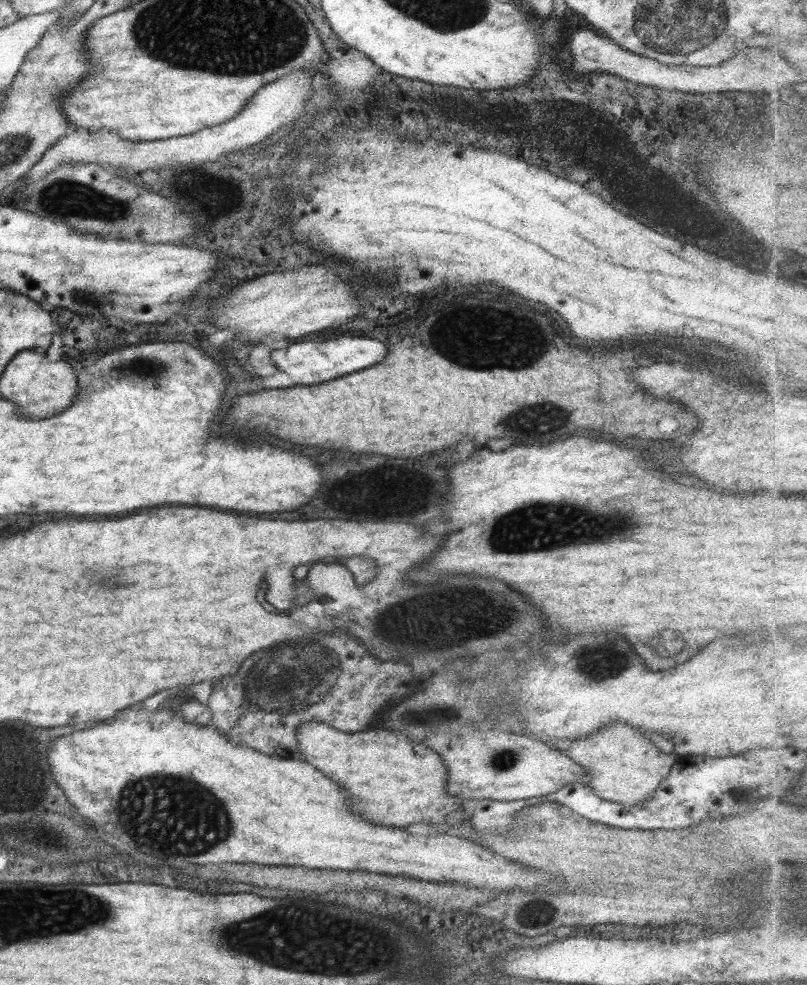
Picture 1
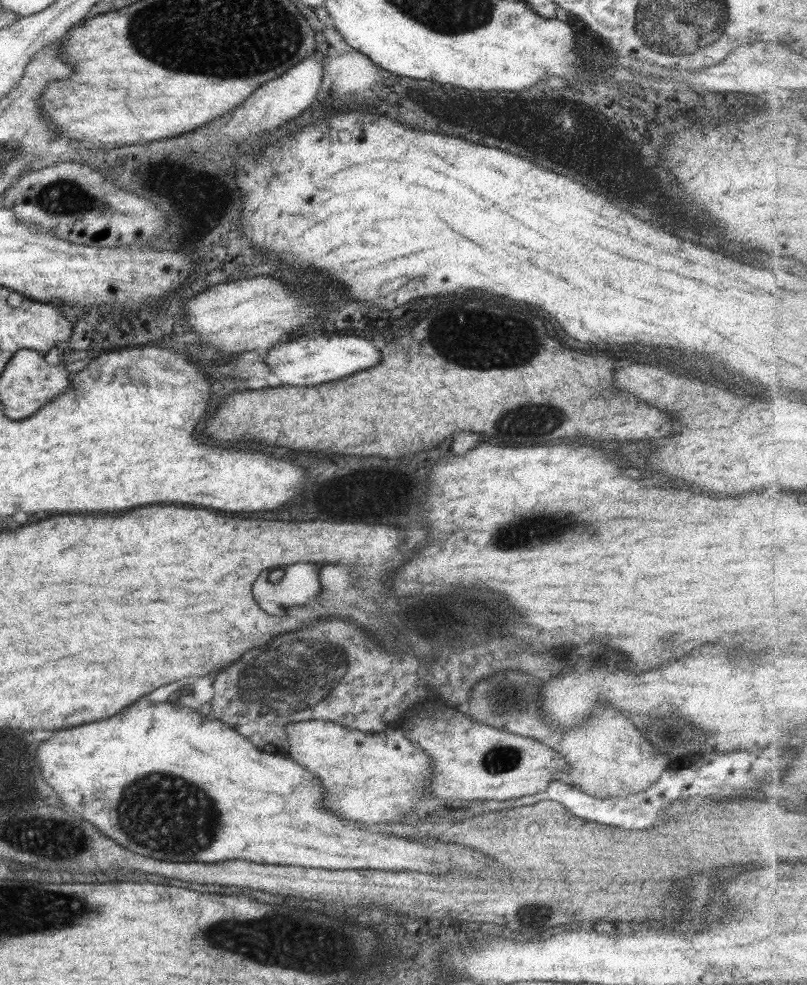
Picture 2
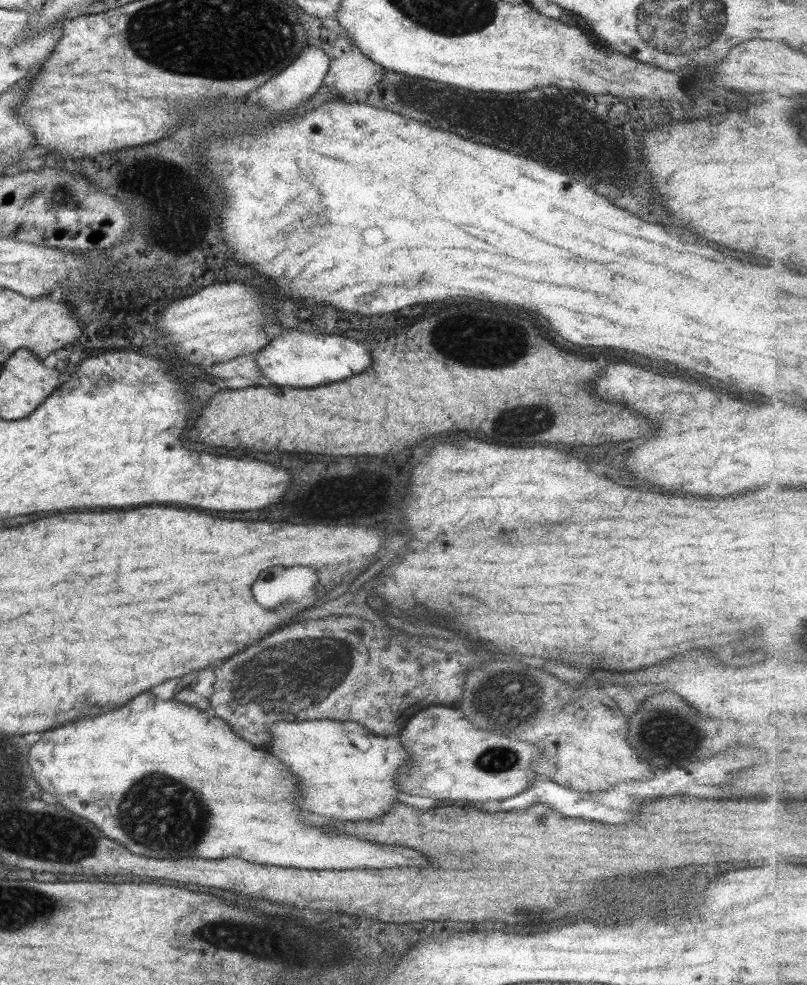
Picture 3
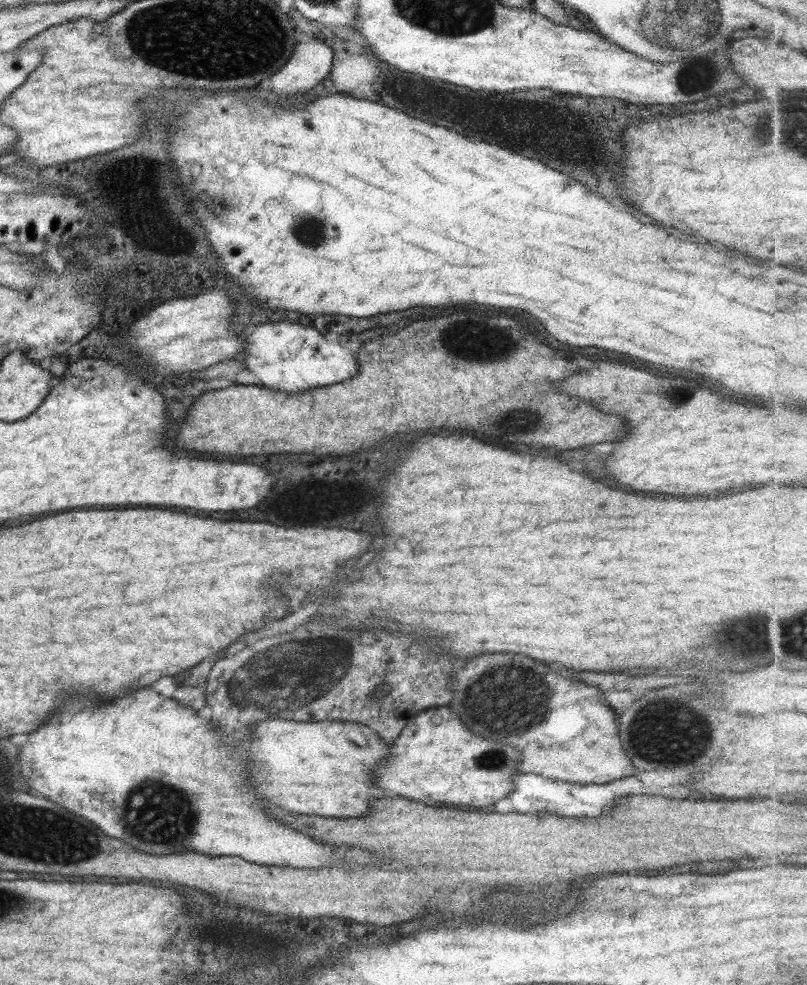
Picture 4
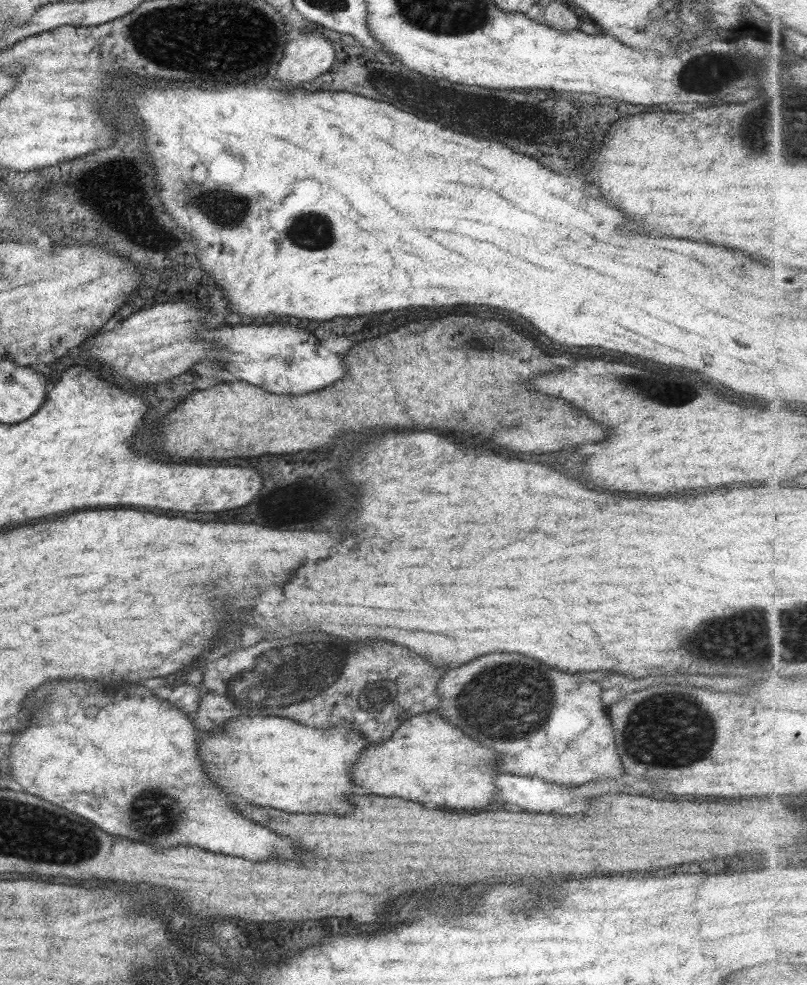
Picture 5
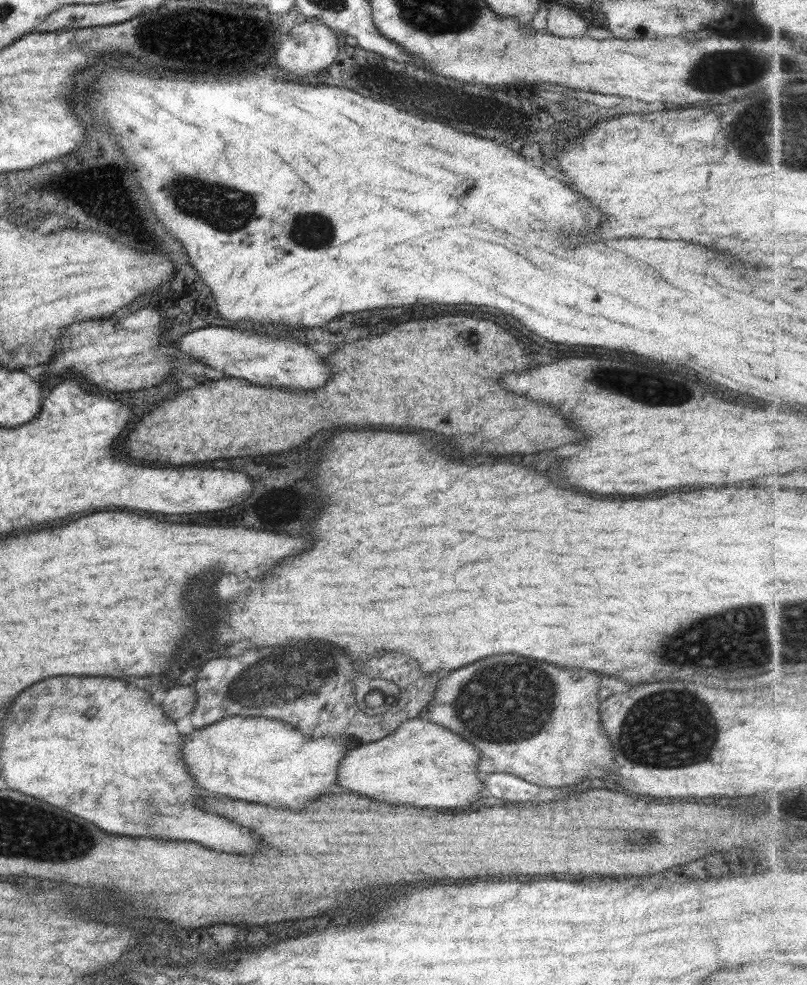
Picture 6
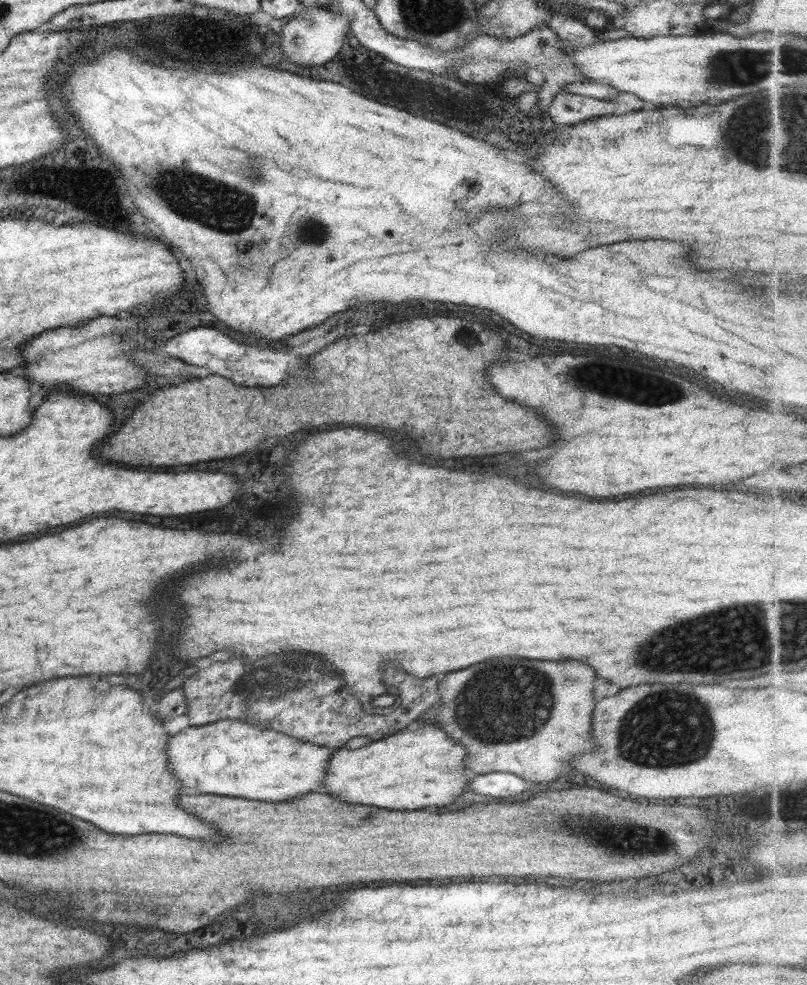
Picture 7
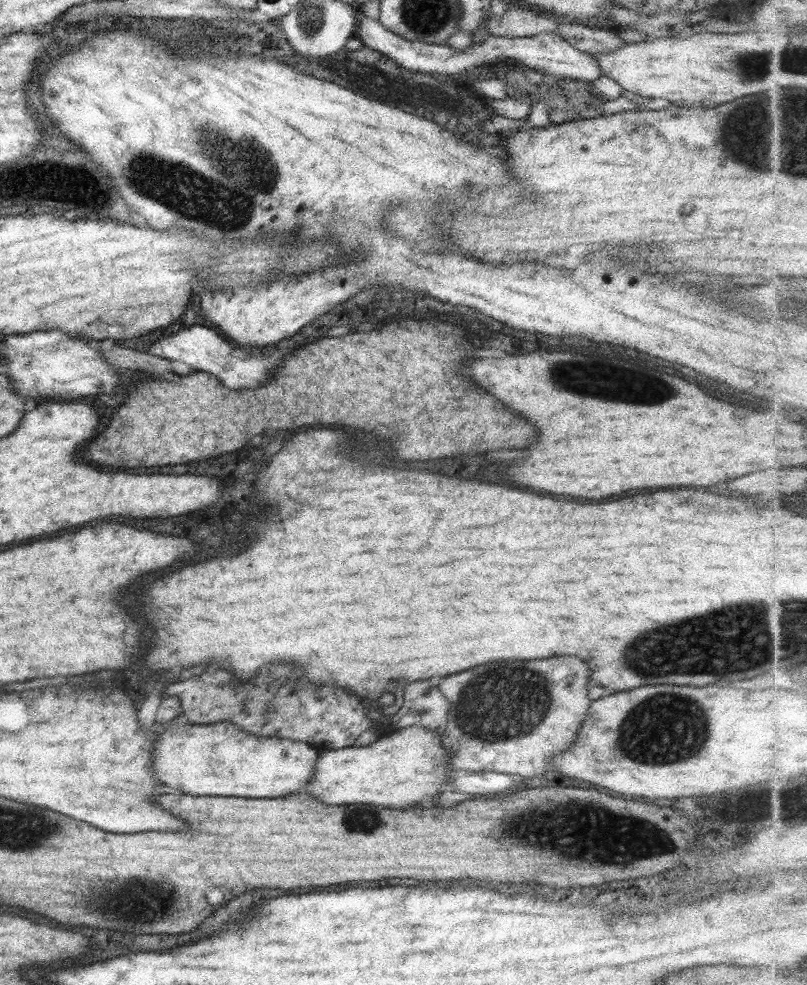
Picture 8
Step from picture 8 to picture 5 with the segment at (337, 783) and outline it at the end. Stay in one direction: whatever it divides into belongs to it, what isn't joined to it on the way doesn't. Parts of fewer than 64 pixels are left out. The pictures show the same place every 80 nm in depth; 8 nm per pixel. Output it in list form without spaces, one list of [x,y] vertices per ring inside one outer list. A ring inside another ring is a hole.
[[[434,710],[404,720],[384,743],[363,747],[352,762],[350,779],[353,785],[365,788],[368,794],[380,797],[397,797],[424,806],[450,809],[485,809],[496,796],[492,778],[500,758],[492,748],[485,748],[465,736],[456,726],[449,724]]]

